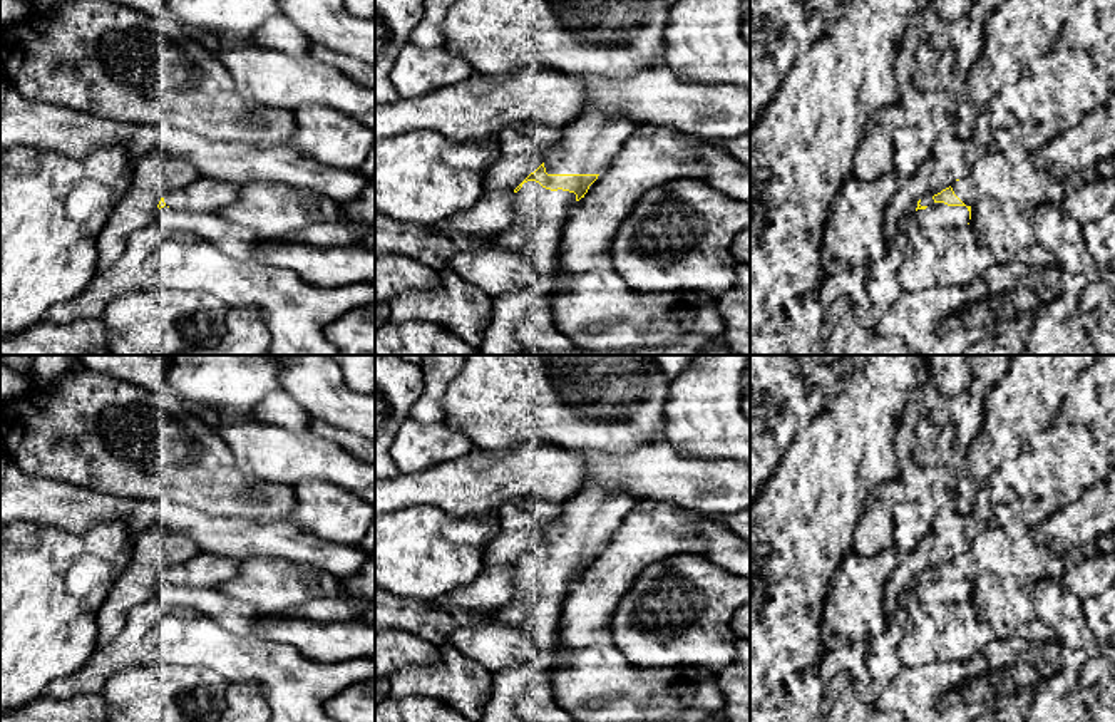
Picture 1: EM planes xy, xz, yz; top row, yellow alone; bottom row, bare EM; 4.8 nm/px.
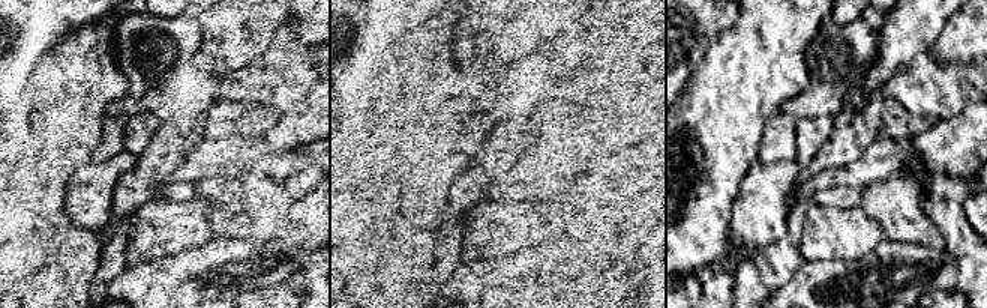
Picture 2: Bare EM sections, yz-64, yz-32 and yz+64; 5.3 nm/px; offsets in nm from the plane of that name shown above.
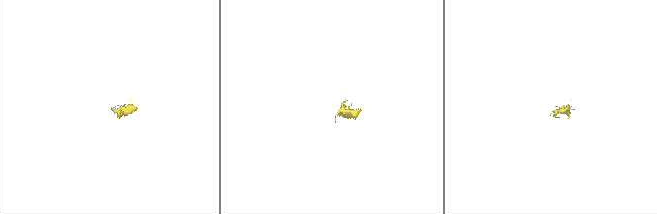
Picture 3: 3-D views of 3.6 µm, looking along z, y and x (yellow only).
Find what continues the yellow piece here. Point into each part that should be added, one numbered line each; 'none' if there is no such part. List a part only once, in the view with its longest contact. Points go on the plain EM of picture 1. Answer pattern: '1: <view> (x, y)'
1: xz (588, 520)
2: xz (541, 587)

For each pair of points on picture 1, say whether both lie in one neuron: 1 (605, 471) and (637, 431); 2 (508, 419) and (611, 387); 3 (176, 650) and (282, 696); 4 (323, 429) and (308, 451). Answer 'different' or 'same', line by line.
1: different
2: same
3: same
4: different

